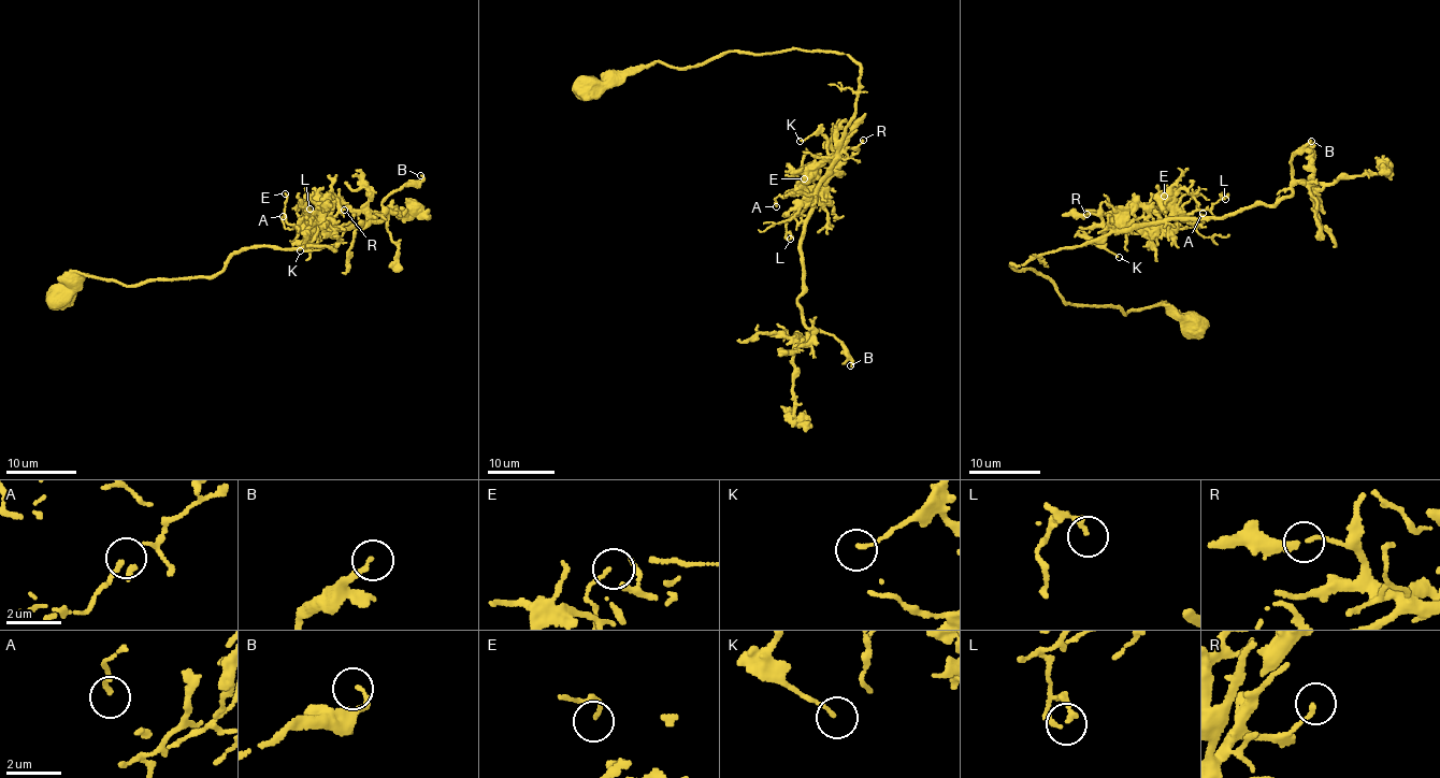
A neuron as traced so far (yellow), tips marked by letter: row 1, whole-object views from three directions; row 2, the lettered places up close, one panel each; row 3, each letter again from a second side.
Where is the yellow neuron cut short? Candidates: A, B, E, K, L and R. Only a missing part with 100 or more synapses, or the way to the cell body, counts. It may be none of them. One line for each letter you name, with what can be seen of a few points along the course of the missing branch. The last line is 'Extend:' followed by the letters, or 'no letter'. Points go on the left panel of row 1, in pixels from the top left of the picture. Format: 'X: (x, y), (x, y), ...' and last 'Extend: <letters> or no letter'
Extend: no letter

